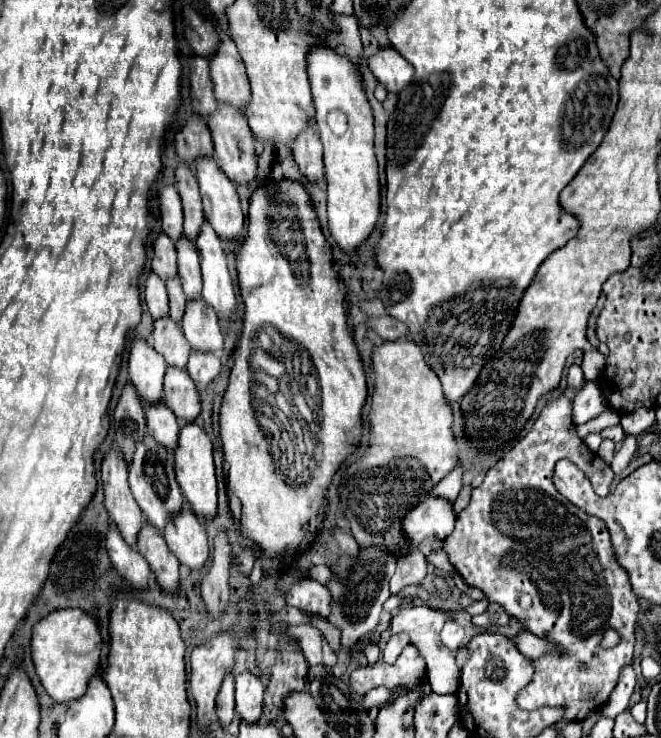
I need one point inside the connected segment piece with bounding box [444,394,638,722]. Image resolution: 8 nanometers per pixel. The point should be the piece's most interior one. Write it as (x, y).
(547, 563)

